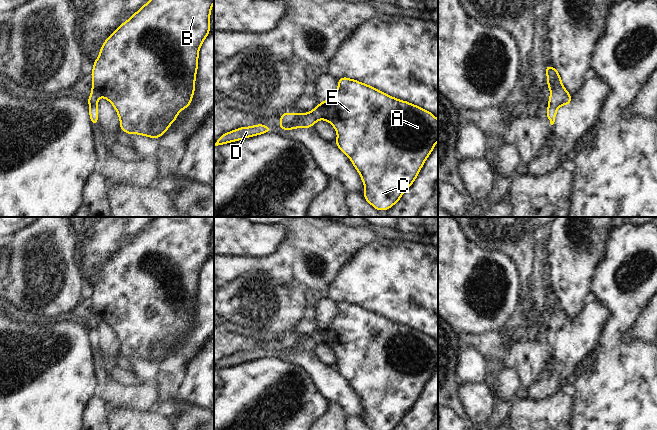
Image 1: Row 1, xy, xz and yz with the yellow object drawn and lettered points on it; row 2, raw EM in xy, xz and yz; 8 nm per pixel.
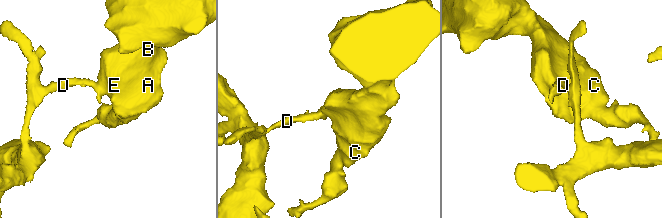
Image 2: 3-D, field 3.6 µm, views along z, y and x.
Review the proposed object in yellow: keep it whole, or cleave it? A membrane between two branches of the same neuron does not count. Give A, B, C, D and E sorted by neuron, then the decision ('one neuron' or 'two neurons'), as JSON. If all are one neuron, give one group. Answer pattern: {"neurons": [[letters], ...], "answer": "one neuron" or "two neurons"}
{"neurons": [["A", "B", "C", "E"], ["D"]], "answer": "two neurons"}

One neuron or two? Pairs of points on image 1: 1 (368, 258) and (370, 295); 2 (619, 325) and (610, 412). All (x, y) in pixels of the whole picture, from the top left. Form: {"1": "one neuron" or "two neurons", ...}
{"1": "one neuron", "2": "one neuron"}

